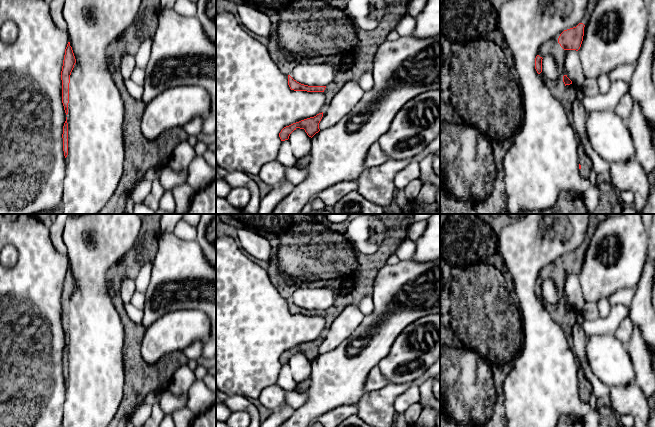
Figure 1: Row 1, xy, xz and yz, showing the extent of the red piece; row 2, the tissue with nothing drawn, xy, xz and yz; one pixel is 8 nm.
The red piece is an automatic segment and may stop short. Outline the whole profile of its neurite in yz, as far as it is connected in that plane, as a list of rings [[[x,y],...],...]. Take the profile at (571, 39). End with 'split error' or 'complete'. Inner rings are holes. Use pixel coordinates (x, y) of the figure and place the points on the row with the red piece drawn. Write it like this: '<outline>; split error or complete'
[[[589,0],[582,21],[576,27],[564,30],[560,34],[558,43],[564,50],[578,51],[580,49],[583,41],[584,29],[589,22],[590,15],[597,2],[598,0]]]; split error

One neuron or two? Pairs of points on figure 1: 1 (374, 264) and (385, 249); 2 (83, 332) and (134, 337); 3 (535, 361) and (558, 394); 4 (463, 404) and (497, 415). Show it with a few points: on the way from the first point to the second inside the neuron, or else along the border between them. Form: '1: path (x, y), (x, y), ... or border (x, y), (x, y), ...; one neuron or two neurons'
1: path (377, 260), (383, 253); one neuron
2: border (117, 313), (123, 328), (123, 360); two neurons
3: path (543, 369), (544, 380), (550, 386); one neuron
4: path (471, 407), (479, 415), (489, 415); one neuron

